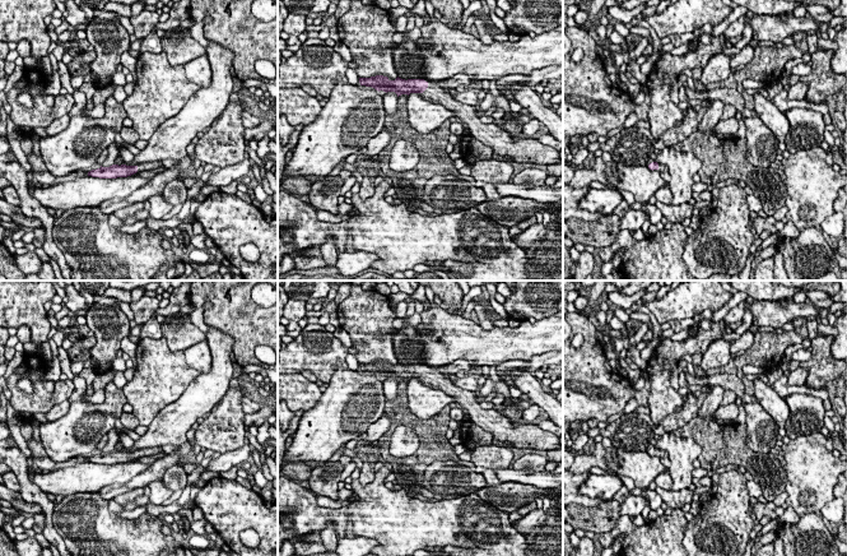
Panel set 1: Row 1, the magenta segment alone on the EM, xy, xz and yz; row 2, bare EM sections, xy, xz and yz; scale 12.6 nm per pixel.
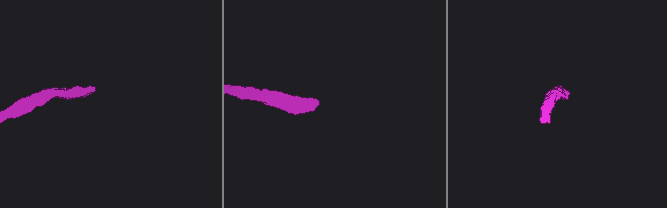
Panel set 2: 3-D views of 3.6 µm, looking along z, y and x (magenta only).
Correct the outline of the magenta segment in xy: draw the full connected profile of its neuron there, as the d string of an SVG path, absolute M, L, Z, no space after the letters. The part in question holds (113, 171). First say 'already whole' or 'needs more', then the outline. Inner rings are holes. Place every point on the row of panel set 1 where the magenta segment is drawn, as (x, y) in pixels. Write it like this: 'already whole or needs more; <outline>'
needs more; M162 161L155 162L144 162L139 166L126 166L126 165L112 165L110 167L99 167L97 170L92 170L88 172L88 176L99 177L99 179L117 179L117 177L127 177L136 172L149 171L163 167Z

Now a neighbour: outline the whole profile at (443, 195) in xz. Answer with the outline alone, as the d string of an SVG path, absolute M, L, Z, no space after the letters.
M450 175L433 176L427 181L424 194L425 203L436 214L461 212L488 200L483 187L476 187L466 180L452 180Z

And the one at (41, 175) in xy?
M32 153L28 156L28 162L33 168L33 181L42 184L43 186L51 186L55 182L56 176L53 176L46 167L42 156L36 156Z

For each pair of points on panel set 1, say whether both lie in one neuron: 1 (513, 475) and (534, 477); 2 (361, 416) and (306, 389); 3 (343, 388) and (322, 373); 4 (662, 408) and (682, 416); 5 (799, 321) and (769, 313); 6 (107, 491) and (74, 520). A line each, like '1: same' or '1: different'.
1: same
2: different
3: different
4: different
5: different
6: different

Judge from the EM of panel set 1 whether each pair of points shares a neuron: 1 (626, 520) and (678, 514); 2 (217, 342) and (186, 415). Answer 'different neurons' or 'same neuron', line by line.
1: same neuron
2: same neuron

